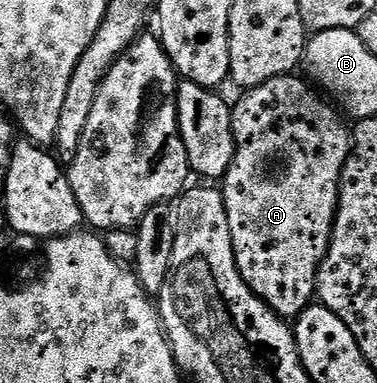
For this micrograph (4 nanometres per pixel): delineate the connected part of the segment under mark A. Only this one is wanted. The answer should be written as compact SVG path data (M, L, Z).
M289 74L274 78L270 82L262 82L262 86L247 89L241 95L244 97L234 104L232 133L236 143L236 153L234 162L230 162L230 170L224 175L222 181L222 191L226 202L226 222L230 222L230 242L234 246L238 274L242 274L246 286L250 286L252 293L258 298L262 298L262 302L269 304L282 318L301 316L313 303L320 263L326 254L328 243L332 241L332 227L336 221L336 203L340 201L340 175L346 166L346 158L352 153L350 128L349 125L346 126L340 121L341 113L307 79L299 80L298 77L299 75Z

